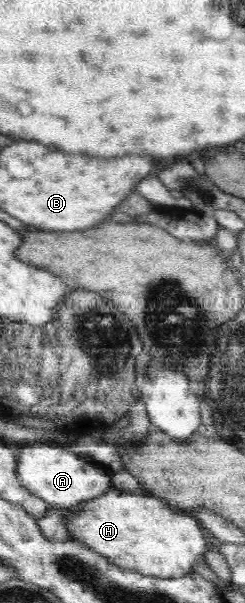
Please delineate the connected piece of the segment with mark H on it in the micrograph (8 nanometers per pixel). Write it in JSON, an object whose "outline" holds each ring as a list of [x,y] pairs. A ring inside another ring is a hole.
{"outline":[[[111,487],[111,491],[83,502],[78,510],[71,510],[65,520],[69,537],[85,542],[124,570],[136,570],[148,576],[186,576],[192,572],[193,565],[211,551],[211,545],[203,535],[204,529],[199,527],[194,514],[175,511],[169,502],[165,503],[154,494],[139,495],[115,491],[115,487]]]}

